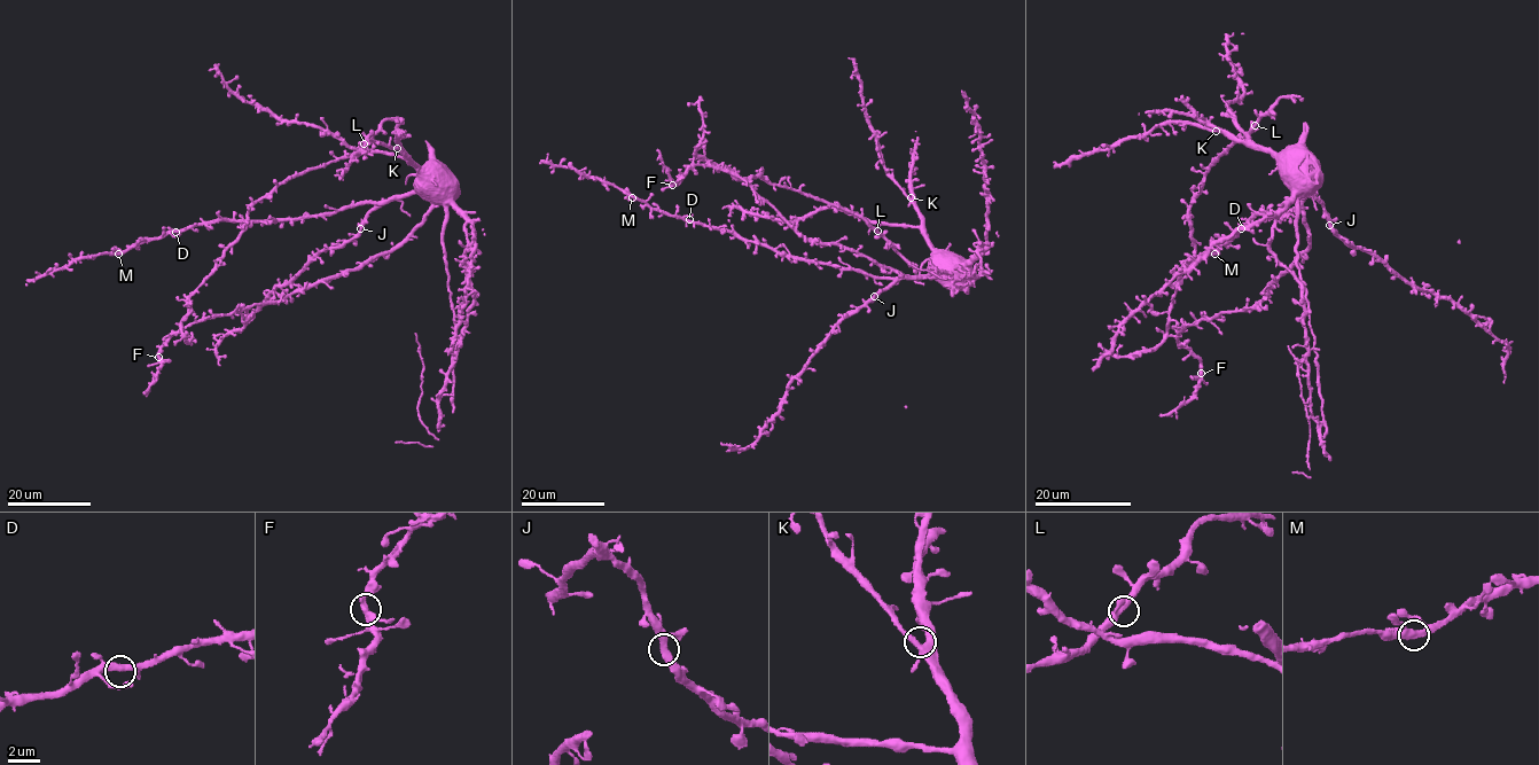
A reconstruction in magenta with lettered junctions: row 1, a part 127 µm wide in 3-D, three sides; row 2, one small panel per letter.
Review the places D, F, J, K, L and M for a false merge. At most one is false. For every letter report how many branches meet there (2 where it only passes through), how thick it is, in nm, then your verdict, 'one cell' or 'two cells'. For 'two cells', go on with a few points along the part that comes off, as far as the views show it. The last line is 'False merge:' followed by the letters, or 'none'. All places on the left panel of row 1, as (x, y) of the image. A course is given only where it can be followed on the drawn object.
D: 3 branches meet; 340 nm thick; one cell
F: 3 branches meet; 360 nm thick; one cell
J: 3 branches meet; 320 nm thick; one cell
K: 3 branches meet; 400 nm thick; one cell
L: 3 branches meet; 340 nm thick; one cell
M: 3 branches meet; 340 nm thick; one cell
False merge: none

